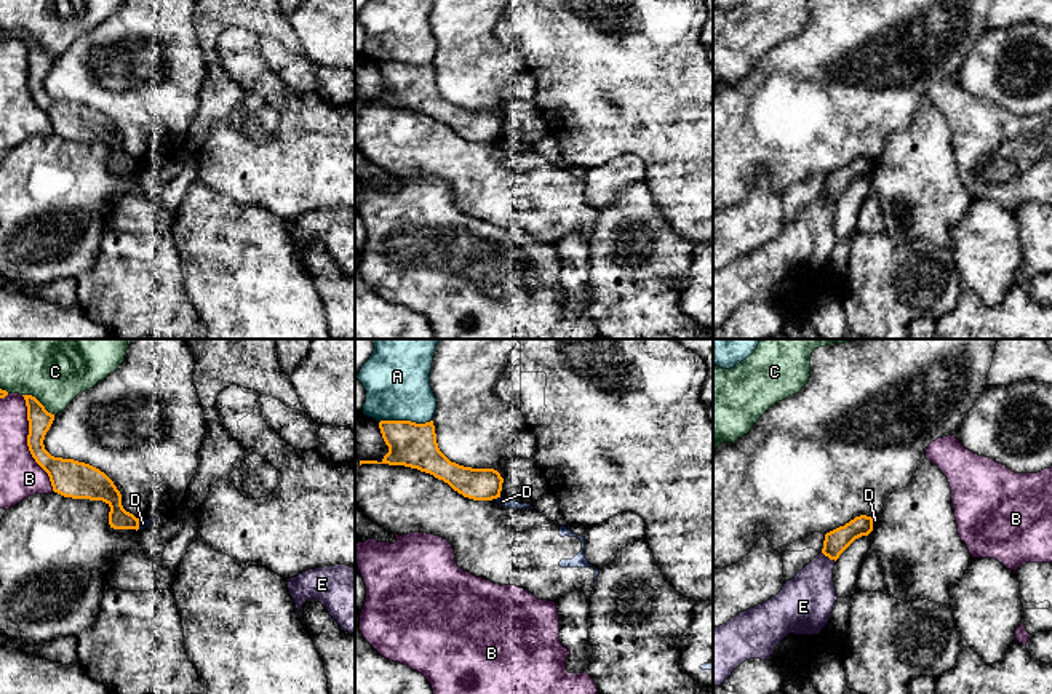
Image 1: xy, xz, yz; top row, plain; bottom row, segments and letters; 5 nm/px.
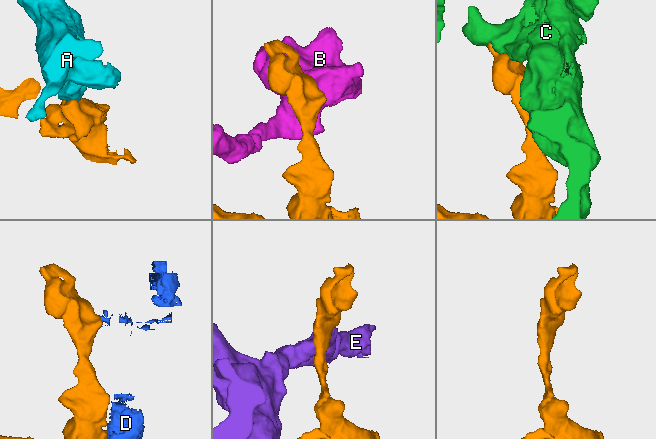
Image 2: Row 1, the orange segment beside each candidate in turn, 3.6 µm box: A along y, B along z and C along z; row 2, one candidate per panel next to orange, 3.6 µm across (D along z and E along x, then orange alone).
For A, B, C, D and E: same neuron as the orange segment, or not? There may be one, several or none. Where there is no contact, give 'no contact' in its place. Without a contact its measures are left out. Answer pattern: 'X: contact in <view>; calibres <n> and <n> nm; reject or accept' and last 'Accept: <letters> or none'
A: contact in xz; calibres 220 and 320 nm; reject
B: contact in xy; calibres 170 and 200 nm; reject
C: contact in xy; calibres 120 and 240 nm; reject
D: contact in xz; calibres 160 and 50 nm; reject
E: contact in yz; calibres 120 and 260 nm; reject
Accept: none

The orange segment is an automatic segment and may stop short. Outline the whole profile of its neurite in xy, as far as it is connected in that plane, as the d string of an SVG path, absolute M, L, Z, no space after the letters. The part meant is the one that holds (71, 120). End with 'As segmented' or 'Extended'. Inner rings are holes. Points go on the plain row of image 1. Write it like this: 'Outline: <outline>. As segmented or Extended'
Outline: M22 37L27 48L27 88L35 104L48 115L53 133L72 141L102 142L110 149L109 166L114 171L139 171L139 160L122 147L122 136L99 110L74 101L51 98L43 86L54 56L32 37Z. As segmented

